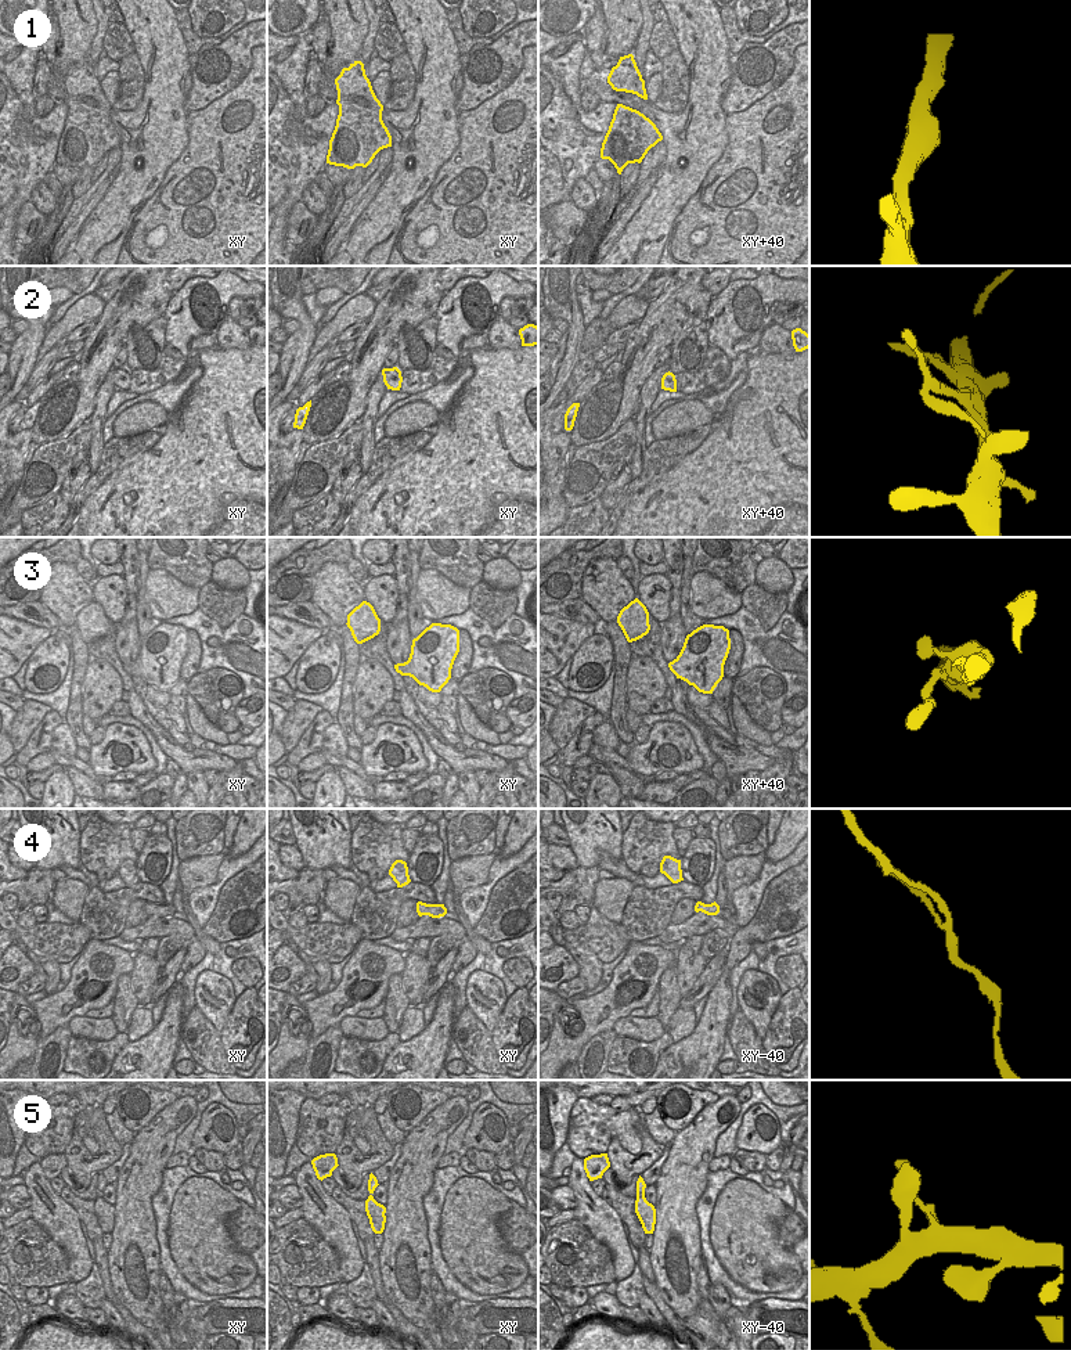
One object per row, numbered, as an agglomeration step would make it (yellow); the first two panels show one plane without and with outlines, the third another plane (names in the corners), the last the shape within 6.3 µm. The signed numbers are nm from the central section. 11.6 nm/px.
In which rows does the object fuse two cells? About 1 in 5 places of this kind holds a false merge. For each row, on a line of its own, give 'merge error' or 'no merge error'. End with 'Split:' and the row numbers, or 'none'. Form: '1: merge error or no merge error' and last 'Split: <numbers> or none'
1: no merge error
2: merge error
3: no merge error
4: no merge error
5: no merge error
Split: 2

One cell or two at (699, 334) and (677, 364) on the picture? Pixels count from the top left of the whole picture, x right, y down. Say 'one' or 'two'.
one

